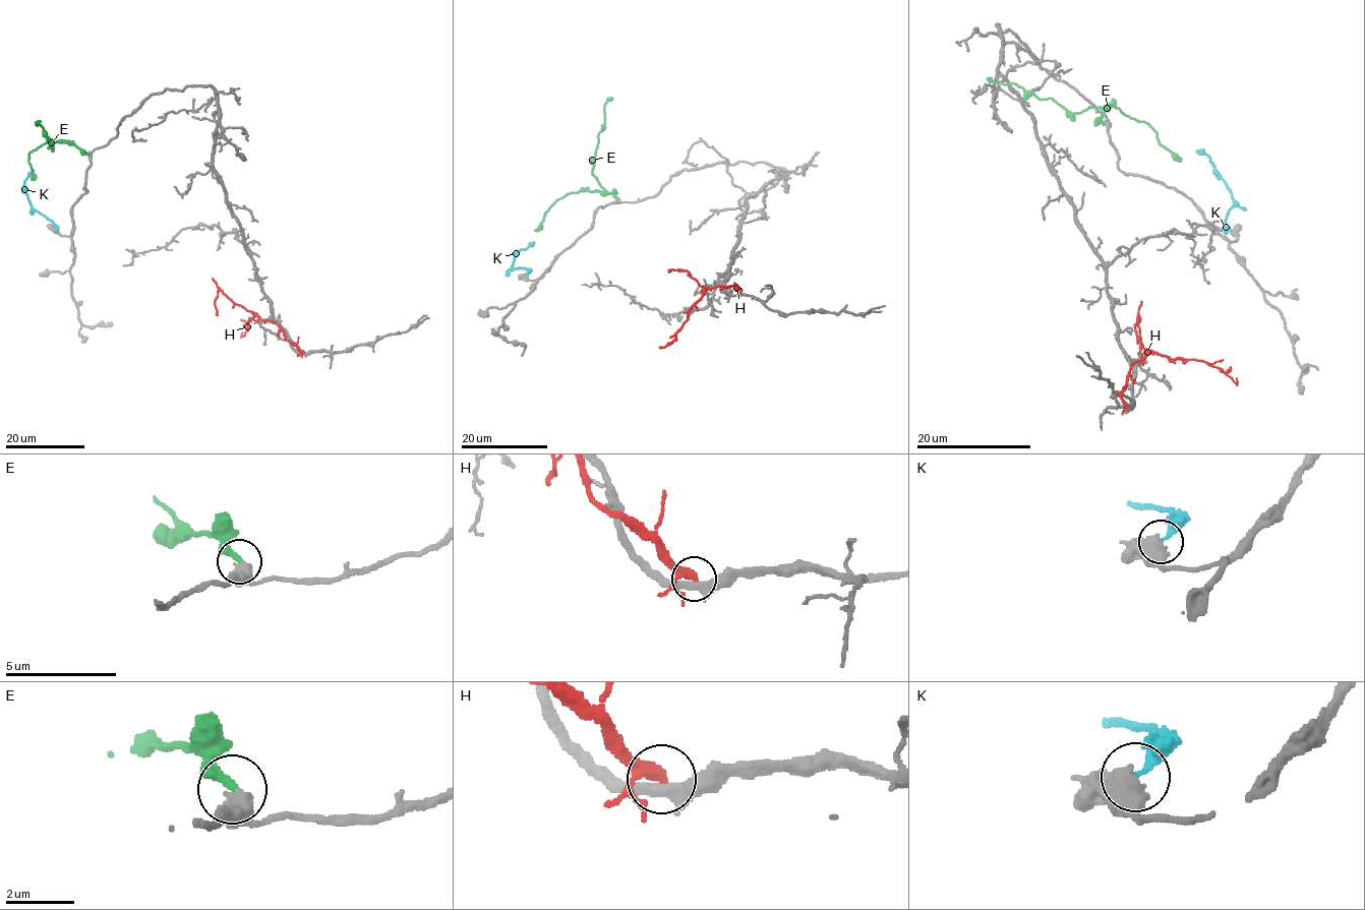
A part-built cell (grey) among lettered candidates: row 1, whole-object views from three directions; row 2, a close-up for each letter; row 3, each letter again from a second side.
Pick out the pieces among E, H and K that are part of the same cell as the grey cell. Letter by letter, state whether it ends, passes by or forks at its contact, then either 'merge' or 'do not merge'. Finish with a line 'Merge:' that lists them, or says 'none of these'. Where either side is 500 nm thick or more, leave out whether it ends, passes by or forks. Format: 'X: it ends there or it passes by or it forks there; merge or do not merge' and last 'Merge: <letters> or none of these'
E: it ends there; merge
H: it passes by; do not merge
K: do not merge
Merge: E

